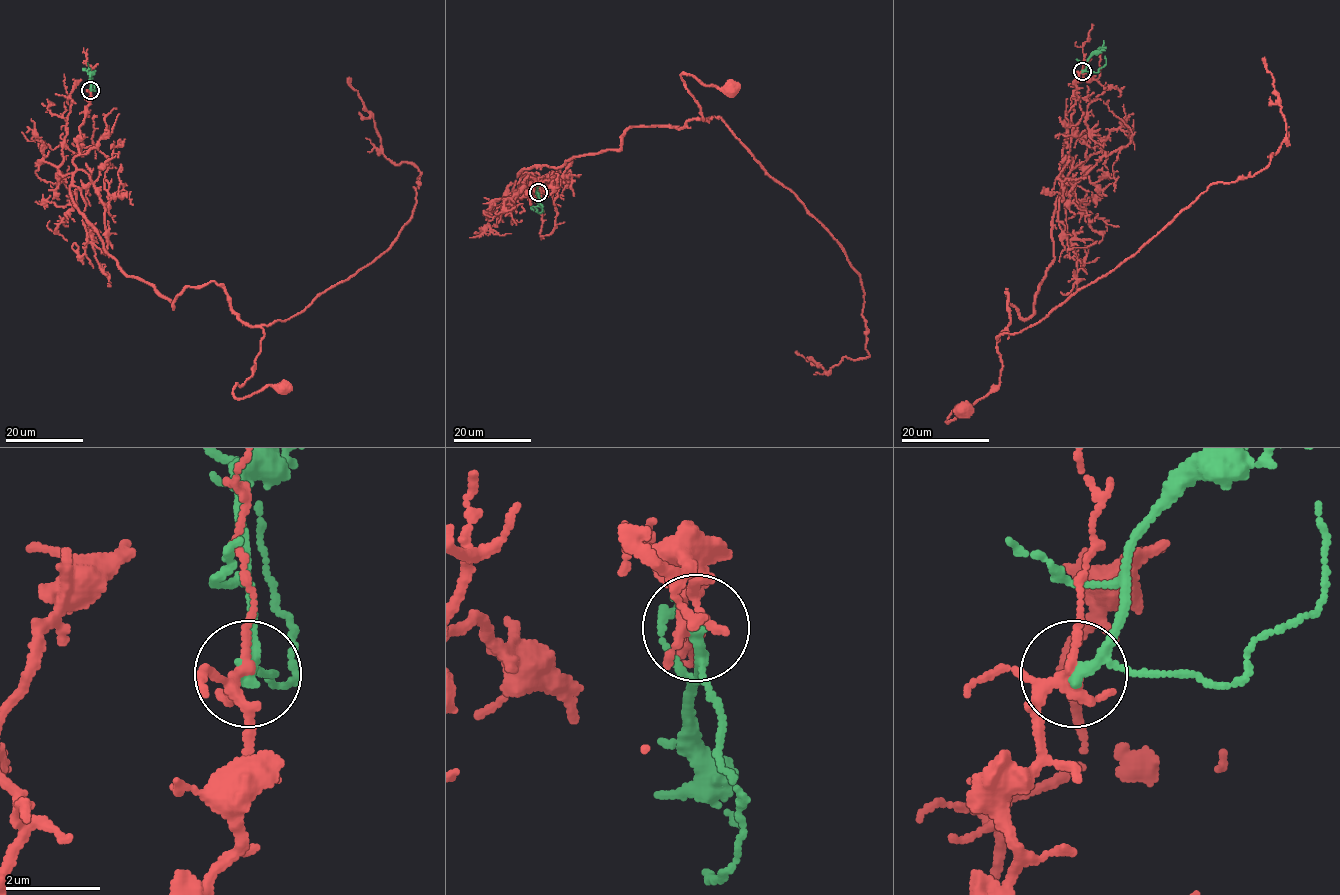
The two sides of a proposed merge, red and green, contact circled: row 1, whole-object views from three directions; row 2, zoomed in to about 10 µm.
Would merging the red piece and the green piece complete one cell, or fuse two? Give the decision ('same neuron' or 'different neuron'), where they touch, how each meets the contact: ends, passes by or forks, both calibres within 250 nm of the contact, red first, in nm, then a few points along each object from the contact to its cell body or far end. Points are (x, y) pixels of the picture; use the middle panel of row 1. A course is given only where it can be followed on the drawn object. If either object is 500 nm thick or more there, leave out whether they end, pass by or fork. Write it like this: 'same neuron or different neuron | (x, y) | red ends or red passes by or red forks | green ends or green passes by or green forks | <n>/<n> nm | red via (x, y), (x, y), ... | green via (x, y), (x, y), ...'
different neuron | (538, 192) | red forks | green passes by | 200/200 nm | red via (538, 193), (518, 175), (523, 169), (619, 150), (636, 126), (708, 122), (682, 74), (732, 87) | green via (538, 193), (535, 211)

